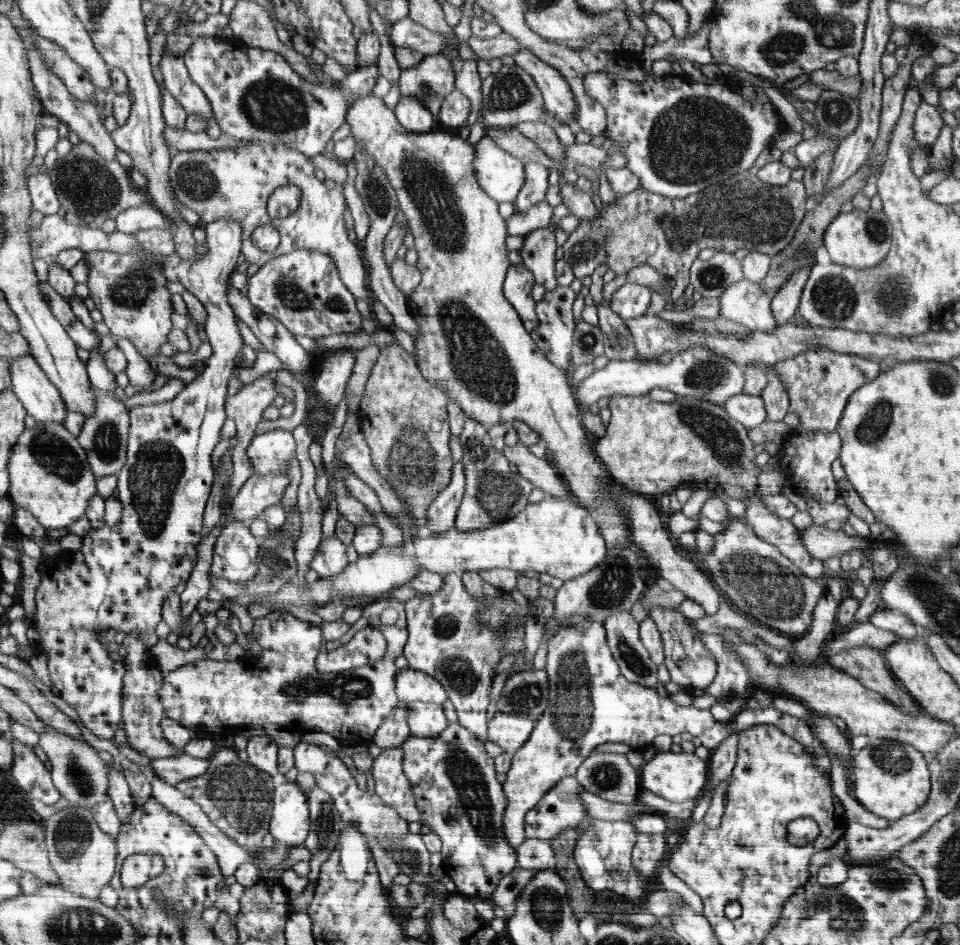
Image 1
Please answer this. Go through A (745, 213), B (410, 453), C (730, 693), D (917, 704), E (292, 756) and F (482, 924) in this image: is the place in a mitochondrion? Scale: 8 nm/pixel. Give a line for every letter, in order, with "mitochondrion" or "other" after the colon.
A: mitochondrion
B: mitochondrion
C: mitochondrion
D: other
E: other
F: other

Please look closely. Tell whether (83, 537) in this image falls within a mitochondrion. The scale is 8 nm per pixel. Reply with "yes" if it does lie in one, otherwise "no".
no

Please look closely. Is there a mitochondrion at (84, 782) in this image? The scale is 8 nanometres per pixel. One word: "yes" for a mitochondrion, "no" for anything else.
yes

